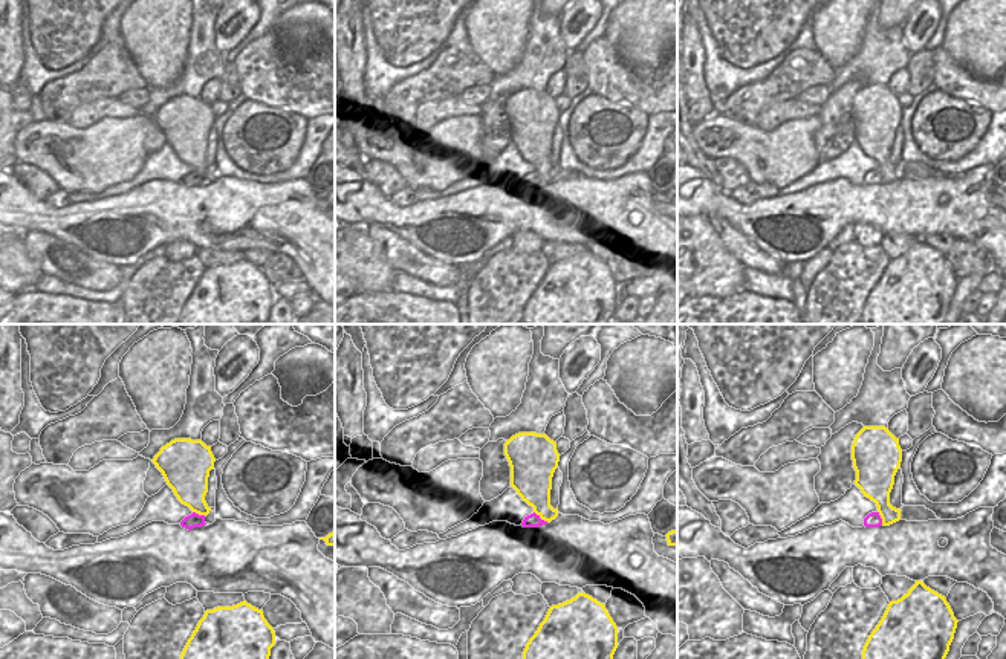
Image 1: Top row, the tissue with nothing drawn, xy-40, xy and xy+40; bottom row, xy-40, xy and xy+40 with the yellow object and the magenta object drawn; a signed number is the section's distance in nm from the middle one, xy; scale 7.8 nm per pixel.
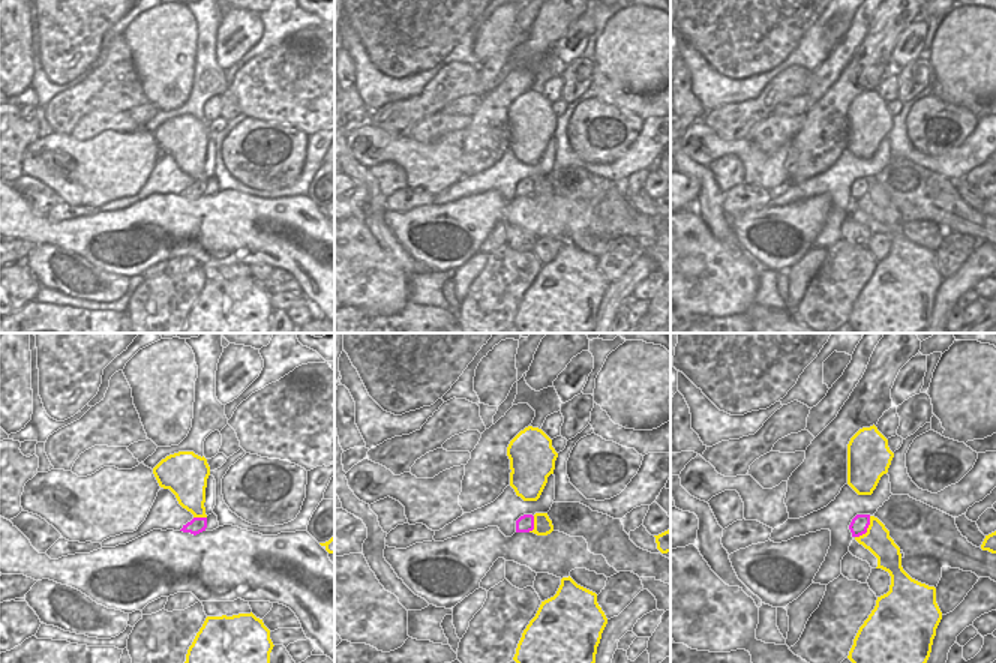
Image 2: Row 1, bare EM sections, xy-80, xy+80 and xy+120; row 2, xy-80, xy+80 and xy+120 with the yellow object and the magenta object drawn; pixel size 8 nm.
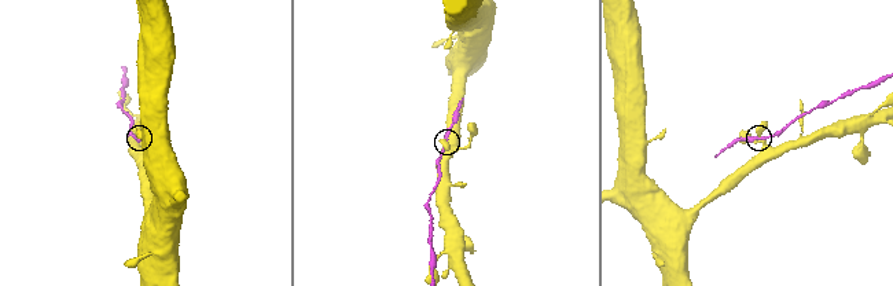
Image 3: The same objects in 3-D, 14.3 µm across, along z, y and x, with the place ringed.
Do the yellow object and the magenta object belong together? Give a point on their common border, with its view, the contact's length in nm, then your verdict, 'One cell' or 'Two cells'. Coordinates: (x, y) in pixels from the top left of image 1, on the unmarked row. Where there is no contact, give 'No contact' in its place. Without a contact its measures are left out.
Touches yellow at xy (541, 176). Shared border 150 nm. Two cells

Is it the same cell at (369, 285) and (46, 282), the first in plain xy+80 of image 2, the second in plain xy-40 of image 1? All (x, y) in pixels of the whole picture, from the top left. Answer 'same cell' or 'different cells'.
different cells

